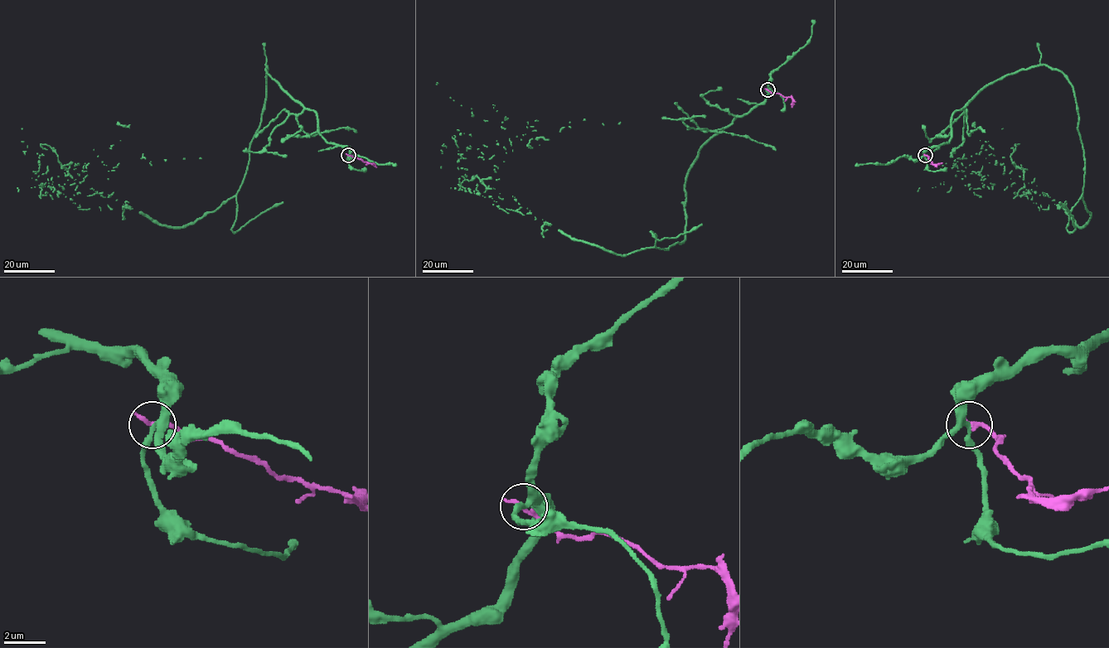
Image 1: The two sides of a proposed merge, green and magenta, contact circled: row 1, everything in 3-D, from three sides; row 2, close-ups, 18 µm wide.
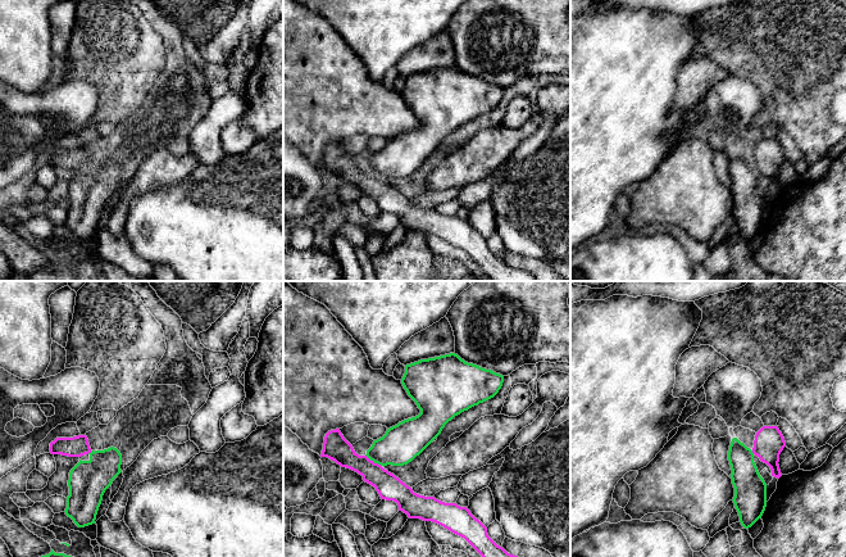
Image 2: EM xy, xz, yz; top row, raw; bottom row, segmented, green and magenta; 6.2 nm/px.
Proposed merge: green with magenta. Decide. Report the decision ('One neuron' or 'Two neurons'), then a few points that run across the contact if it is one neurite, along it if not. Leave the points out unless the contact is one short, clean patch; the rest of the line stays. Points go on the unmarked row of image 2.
Two neurons. Line: xz (365, 167), (381, 179)

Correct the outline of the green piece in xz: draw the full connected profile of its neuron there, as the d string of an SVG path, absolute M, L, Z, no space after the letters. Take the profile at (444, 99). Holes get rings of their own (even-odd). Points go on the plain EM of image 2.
M450 65L405 78L401 96L420 126L387 141L367 169L381 178L404 178L419 168L455 128L494 110L504 89Z

